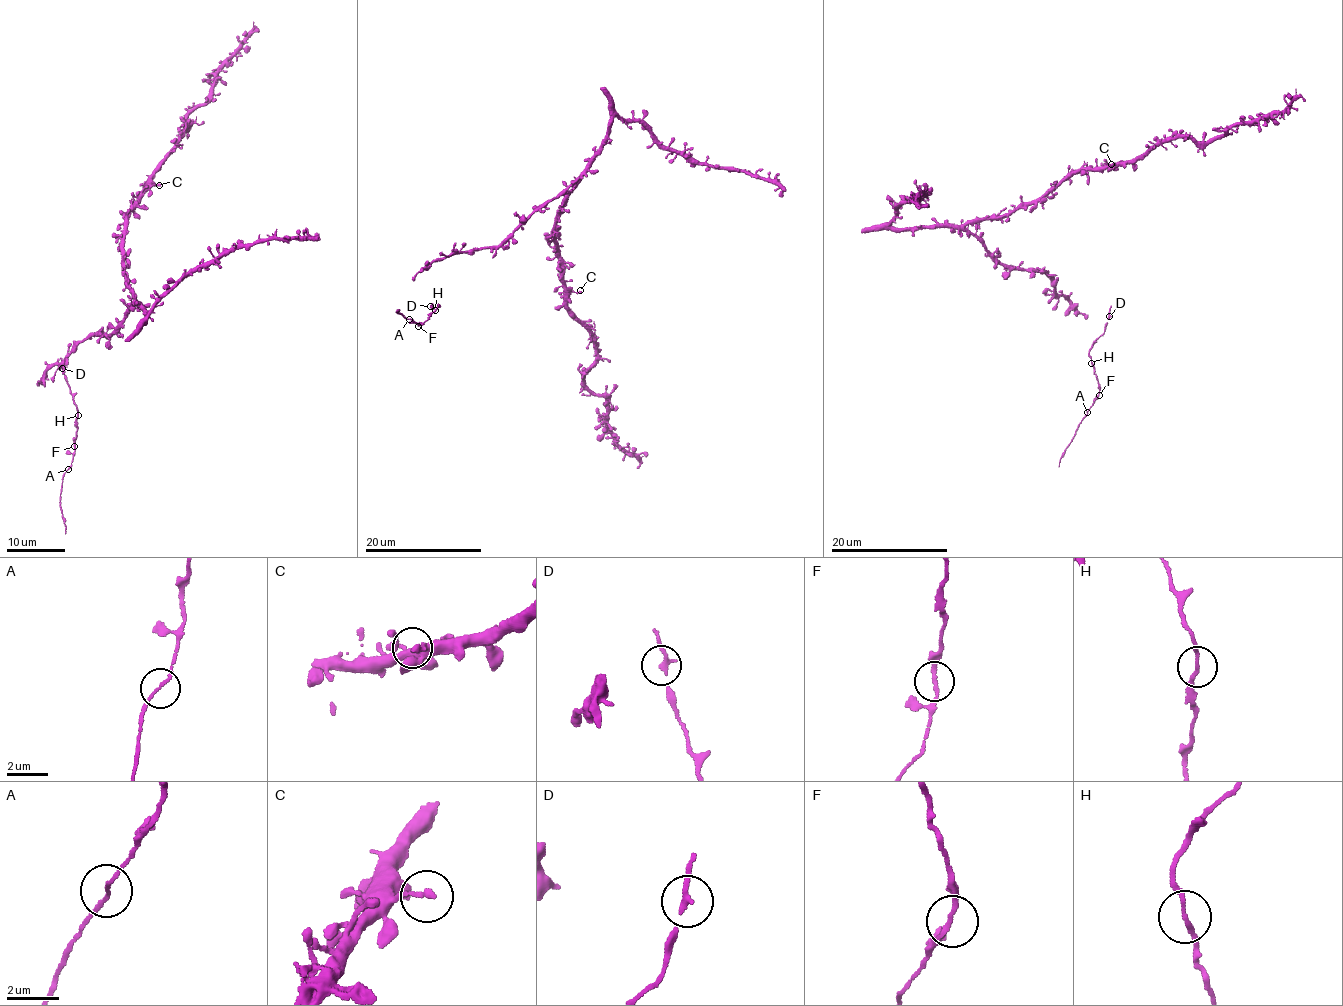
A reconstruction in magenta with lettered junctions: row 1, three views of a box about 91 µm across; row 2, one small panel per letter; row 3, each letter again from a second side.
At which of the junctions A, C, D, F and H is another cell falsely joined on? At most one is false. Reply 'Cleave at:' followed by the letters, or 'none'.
Cleave at: none

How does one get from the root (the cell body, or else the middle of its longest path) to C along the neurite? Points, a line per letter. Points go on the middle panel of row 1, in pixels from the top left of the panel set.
C: (572, 185), (553, 235), (561, 265), (563, 286), (572, 292), (580, 290)

